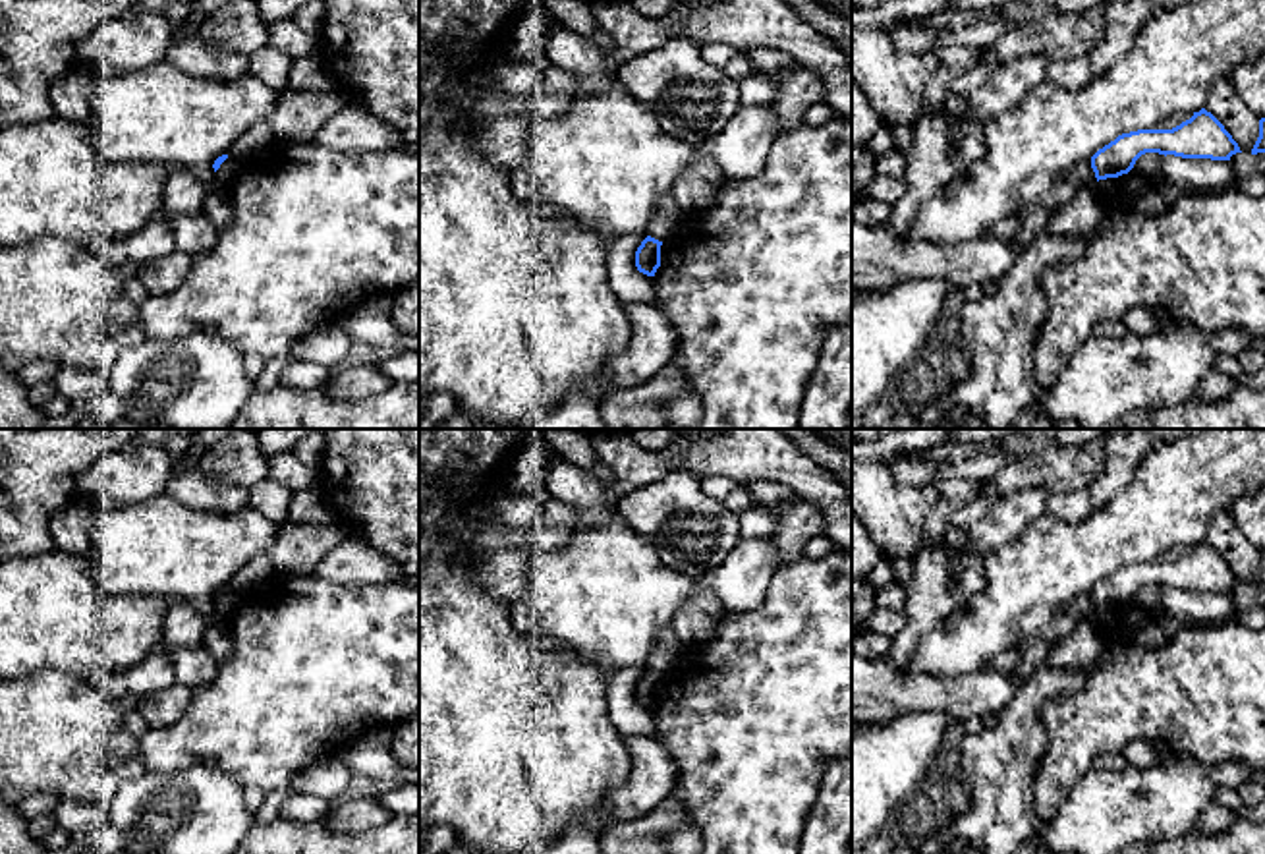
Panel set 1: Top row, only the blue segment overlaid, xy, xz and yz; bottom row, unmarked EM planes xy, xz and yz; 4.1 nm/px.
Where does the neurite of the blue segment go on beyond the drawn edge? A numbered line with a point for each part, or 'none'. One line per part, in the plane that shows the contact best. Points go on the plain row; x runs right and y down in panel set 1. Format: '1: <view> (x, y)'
none

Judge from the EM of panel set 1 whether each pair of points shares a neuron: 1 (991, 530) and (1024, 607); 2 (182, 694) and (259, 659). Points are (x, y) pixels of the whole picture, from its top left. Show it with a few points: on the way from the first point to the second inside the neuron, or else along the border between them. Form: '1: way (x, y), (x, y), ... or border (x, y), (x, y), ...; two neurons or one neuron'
1: border (1036, 518), (983, 559); two neurons
2: border (192, 690), (188, 708), (170, 725), (163, 727); two neurons

